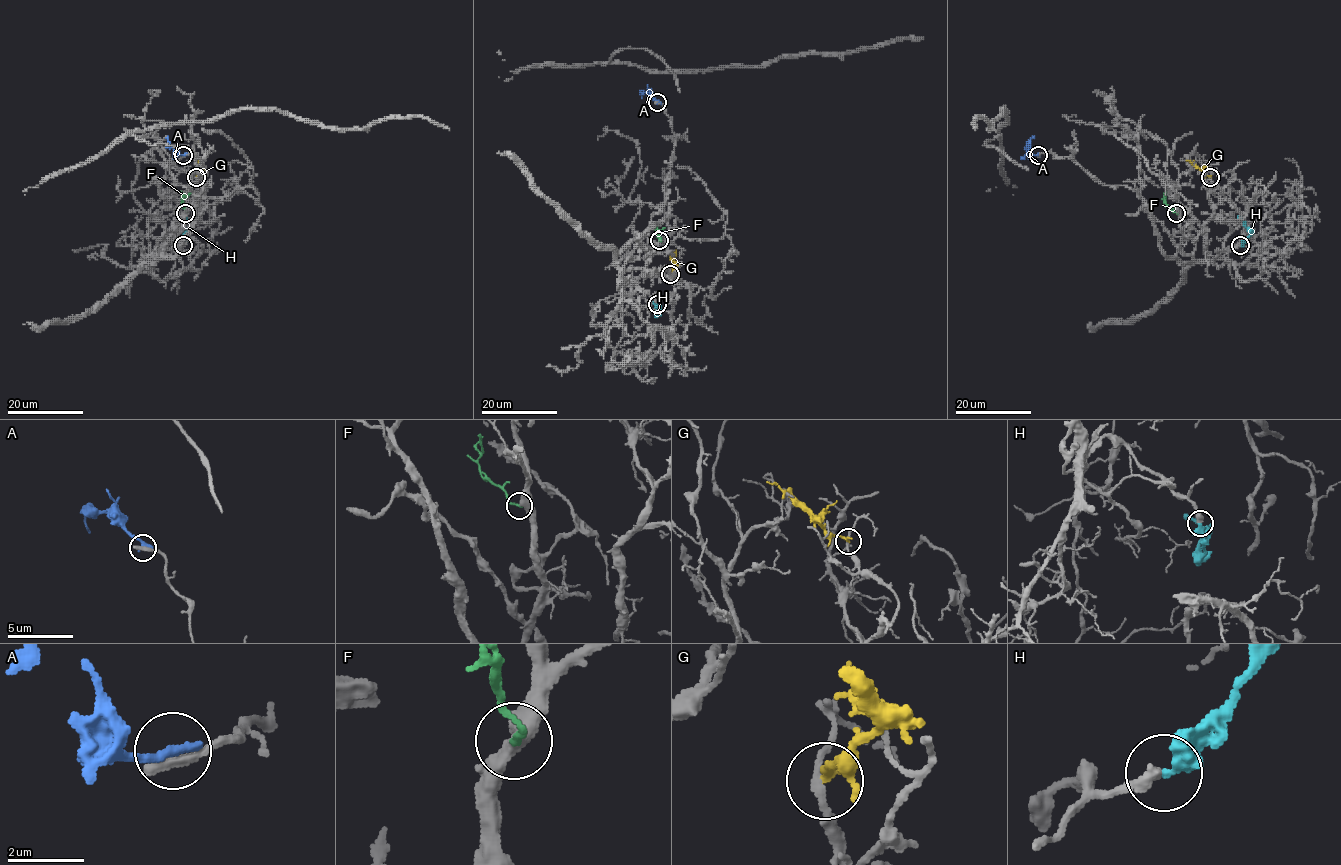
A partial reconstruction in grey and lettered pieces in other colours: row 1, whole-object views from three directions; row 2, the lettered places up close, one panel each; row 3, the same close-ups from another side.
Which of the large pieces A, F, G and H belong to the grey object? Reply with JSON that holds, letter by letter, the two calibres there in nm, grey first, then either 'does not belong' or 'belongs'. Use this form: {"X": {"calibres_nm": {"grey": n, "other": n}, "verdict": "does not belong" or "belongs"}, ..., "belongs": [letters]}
{"A": {"calibres_nm": {"grey": 340, "other": 320}, "verdict": "does not belong"}, "F": {"calibres_nm": {"grey": 480, "other": 170}, "verdict": "belongs"}, "G": {"calibres_nm": {"grey": 180, "other": 240}, "verdict": "does not belong"}, "H": {"calibres_nm": {"grey": 360, "other": 480}, "verdict": "belongs"}, "belongs": ["F", "H"]}

